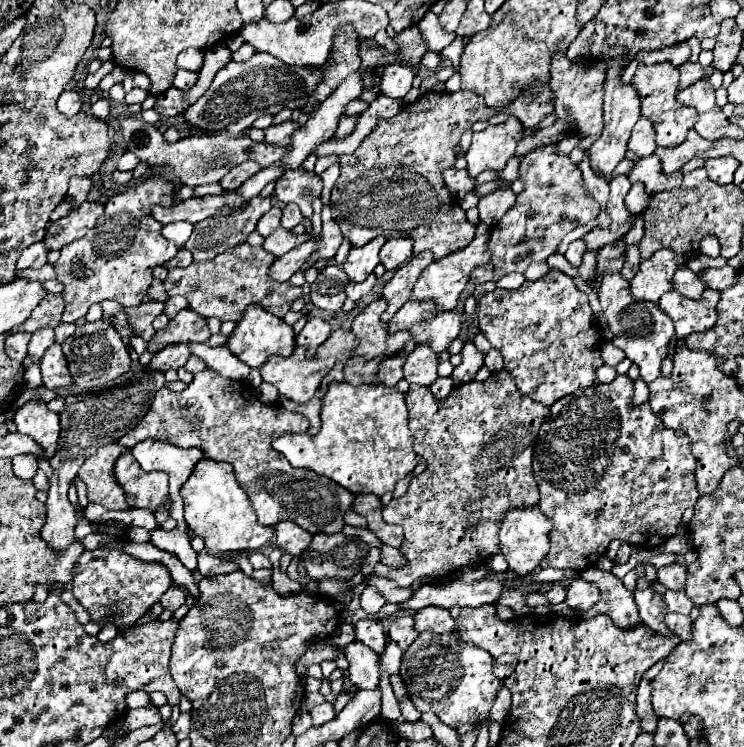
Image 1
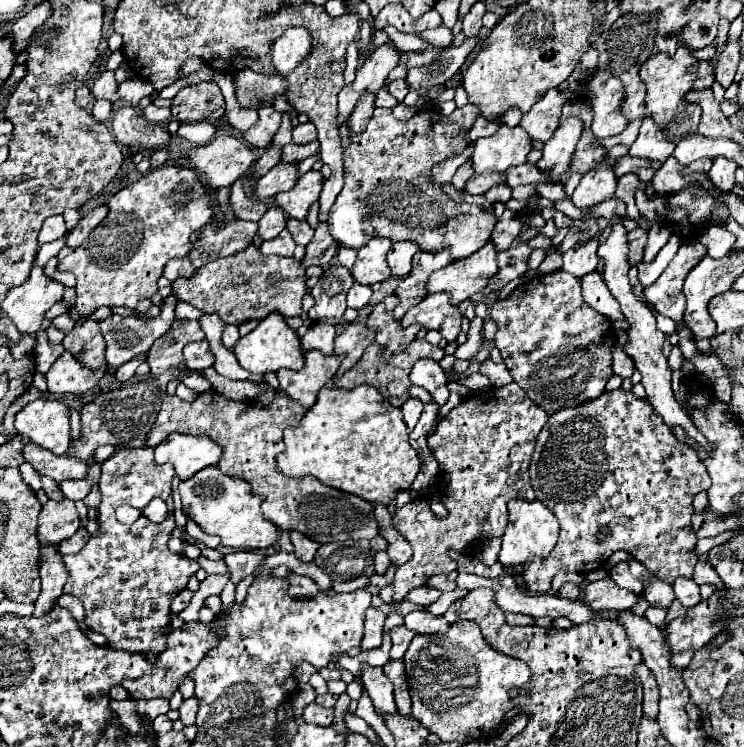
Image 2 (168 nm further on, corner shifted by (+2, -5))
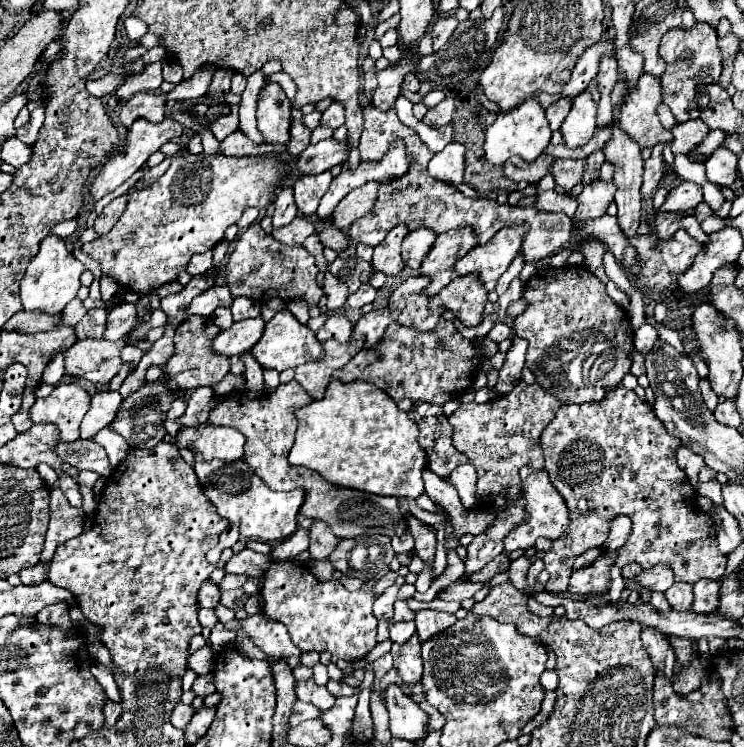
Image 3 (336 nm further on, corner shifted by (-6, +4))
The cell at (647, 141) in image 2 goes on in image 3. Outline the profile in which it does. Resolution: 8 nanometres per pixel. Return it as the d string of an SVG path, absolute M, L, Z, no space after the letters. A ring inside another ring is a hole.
M692 119L686 123L678 123L672 127L672 153L688 153L694 145L698 145L706 133L710 129L700 121L700 119Z

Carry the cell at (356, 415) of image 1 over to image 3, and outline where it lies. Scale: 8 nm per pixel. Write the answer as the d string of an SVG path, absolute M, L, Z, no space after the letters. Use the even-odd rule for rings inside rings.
M332 379L326 389L326 395L298 409L296 419L298 419L296 441L288 453L288 461L292 465L308 467L338 487L360 489L366 493L394 495L398 499L400 497L416 499L420 493L424 493L422 469L426 465L426 451L418 443L418 427L408 417L408 413L400 411L396 403L376 385L370 385L368 381L342 383L338 379Z

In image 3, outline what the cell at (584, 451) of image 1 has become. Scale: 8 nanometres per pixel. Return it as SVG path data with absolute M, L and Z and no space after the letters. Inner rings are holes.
M618 385L602 401L562 405L552 423L544 429L540 445L546 459L544 469L548 471L552 485L564 497L570 511L570 527L566 533L562 533L562 537L544 543L542 539L536 541L536 549L544 555L542 561L550 575L548 583L544 585L546 591L566 591L574 559L590 547L600 547L608 537L608 521L620 513L632 519L632 533L620 547L620 567L632 561L640 563L644 571L652 569L654 565L670 565L674 579L684 583L696 583L698 579L718 581L718 577L722 577L726 569L726 555L722 555L716 547L716 541L710 539L712 519L698 511L696 489L692 487L686 471L682 471L676 463L676 451L680 443L676 437L666 433L666 427L662 421L658 421L648 401L642 401L634 391Z

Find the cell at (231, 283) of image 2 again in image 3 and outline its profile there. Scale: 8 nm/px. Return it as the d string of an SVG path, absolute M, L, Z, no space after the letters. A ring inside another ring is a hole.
M254 223L250 225L236 241L234 251L228 257L228 263L220 271L224 281L232 293L232 297L248 297L252 301L268 301L280 297L282 301L304 299L308 305L316 305L324 291L316 285L318 267L314 265L314 257L302 245L282 245L272 235L264 233L264 229Z

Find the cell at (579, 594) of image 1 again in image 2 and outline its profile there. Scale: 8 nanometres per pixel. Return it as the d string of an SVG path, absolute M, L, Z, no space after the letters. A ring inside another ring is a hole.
M604 578L604 580L592 582L584 588L582 600L590 602L592 610L612 610L612 608L630 610L634 606L634 602L640 600L640 596L630 590L622 590L616 586L614 580Z

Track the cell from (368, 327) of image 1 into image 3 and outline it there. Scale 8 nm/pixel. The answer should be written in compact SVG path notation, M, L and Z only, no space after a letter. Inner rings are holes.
M408 277L388 299L388 309L398 309L396 323L408 325L415 330L433 330L438 324L445 307L430 315L428 297L422 295L422 289L430 283L426 277Z

